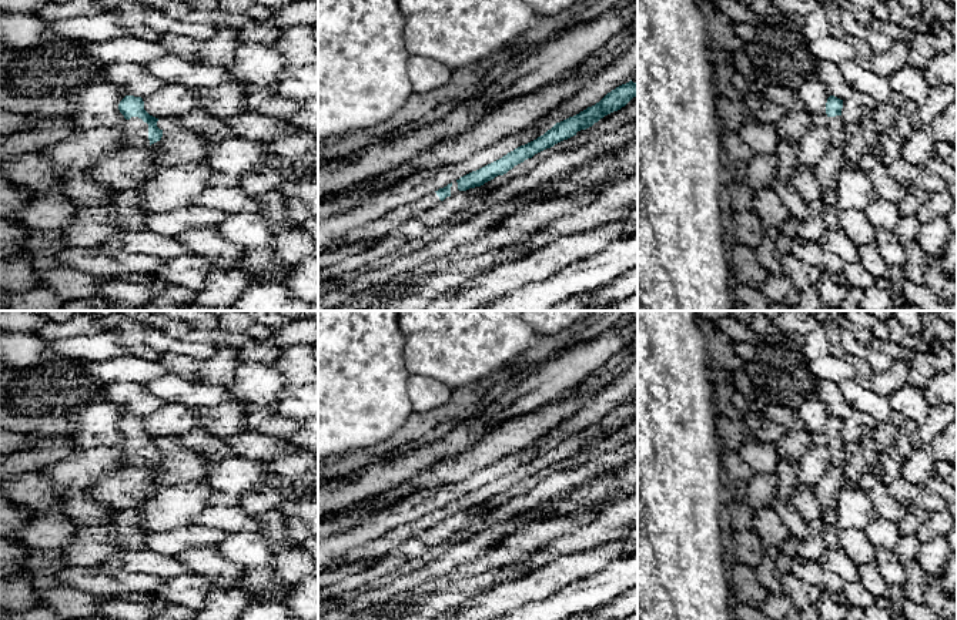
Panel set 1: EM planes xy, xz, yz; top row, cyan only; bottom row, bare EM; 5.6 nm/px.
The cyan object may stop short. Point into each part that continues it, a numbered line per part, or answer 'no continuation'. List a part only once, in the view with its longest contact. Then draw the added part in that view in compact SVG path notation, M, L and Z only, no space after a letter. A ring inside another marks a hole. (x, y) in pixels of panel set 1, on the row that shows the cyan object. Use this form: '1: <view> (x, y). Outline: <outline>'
1: xy (134, 131). Outline: M131 117L117 127L130 147L150 145L148 124L138 117Z

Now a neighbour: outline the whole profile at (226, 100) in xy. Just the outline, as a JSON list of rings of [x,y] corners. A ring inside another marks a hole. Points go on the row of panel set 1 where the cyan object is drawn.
[[[237,81],[197,88],[200,108],[227,120],[245,111],[245,100],[252,88]]]

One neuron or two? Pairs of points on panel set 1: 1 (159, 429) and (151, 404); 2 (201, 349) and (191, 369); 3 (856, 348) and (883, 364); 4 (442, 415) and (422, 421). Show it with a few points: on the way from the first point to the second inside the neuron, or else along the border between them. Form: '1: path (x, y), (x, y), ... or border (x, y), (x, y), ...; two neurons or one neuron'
1: border (166, 404), (143, 418); two neurons
2: border (163, 352), (184, 354), (200, 361); two neurons
3: path (863, 351), (876, 359); one neuron
4: path (438, 416), (427, 421); one neuron

